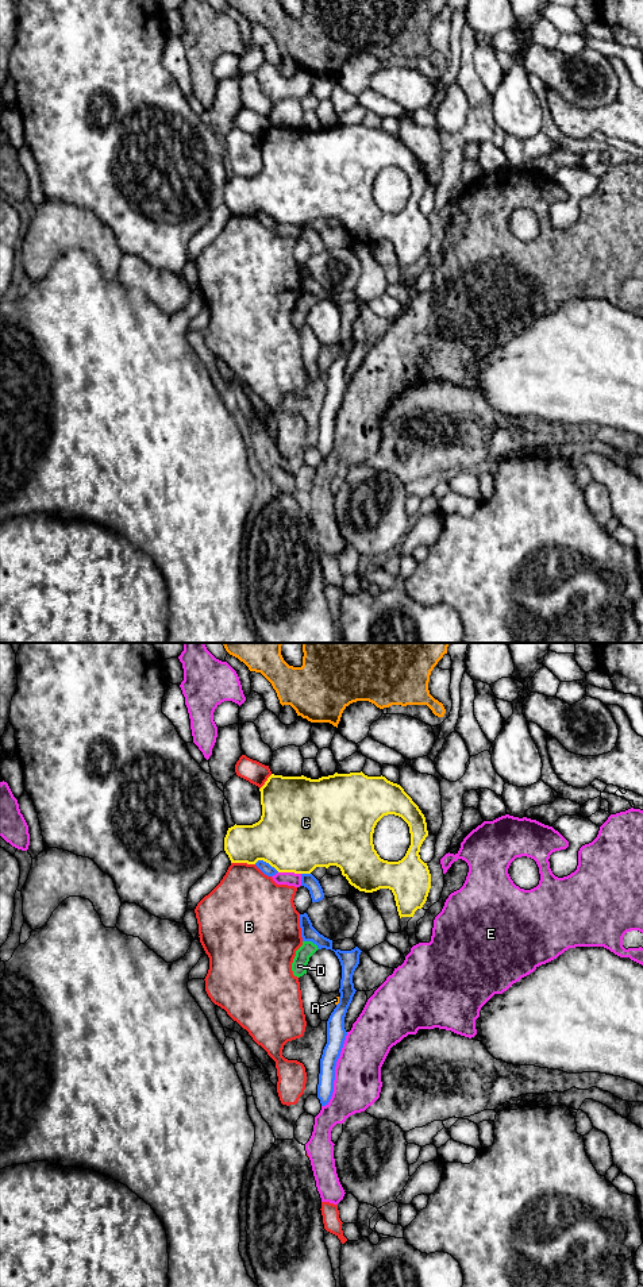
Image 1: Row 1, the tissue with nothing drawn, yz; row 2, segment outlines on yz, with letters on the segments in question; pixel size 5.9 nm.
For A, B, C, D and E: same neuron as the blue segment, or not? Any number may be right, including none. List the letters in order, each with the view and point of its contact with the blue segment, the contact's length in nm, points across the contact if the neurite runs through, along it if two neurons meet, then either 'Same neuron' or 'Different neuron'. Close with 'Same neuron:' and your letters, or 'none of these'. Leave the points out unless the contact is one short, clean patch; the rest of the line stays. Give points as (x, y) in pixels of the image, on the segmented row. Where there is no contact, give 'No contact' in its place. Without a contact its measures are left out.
A: Touches blue at yz (339, 1001). Shared border 60 nm. Different neuron
B: Touches blue at yz (300, 927). Shared border 160 nm. Different neuron
C: Touches blue at yz (265, 862). Shared border 160 nm. Different neuron
D: Touches blue at yz (311, 940). Shared border 120 nm. Boundary: yz (303, 940), (311, 940), (319, 948). Different neuron
E: Touches blue at yz (334, 1070). Shared border 480 nm. Different neuron
Same neuron: none of these

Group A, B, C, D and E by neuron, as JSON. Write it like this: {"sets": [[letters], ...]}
{"sets": [["A"], ["B"], ["C"], ["D"], ["E"]]}

